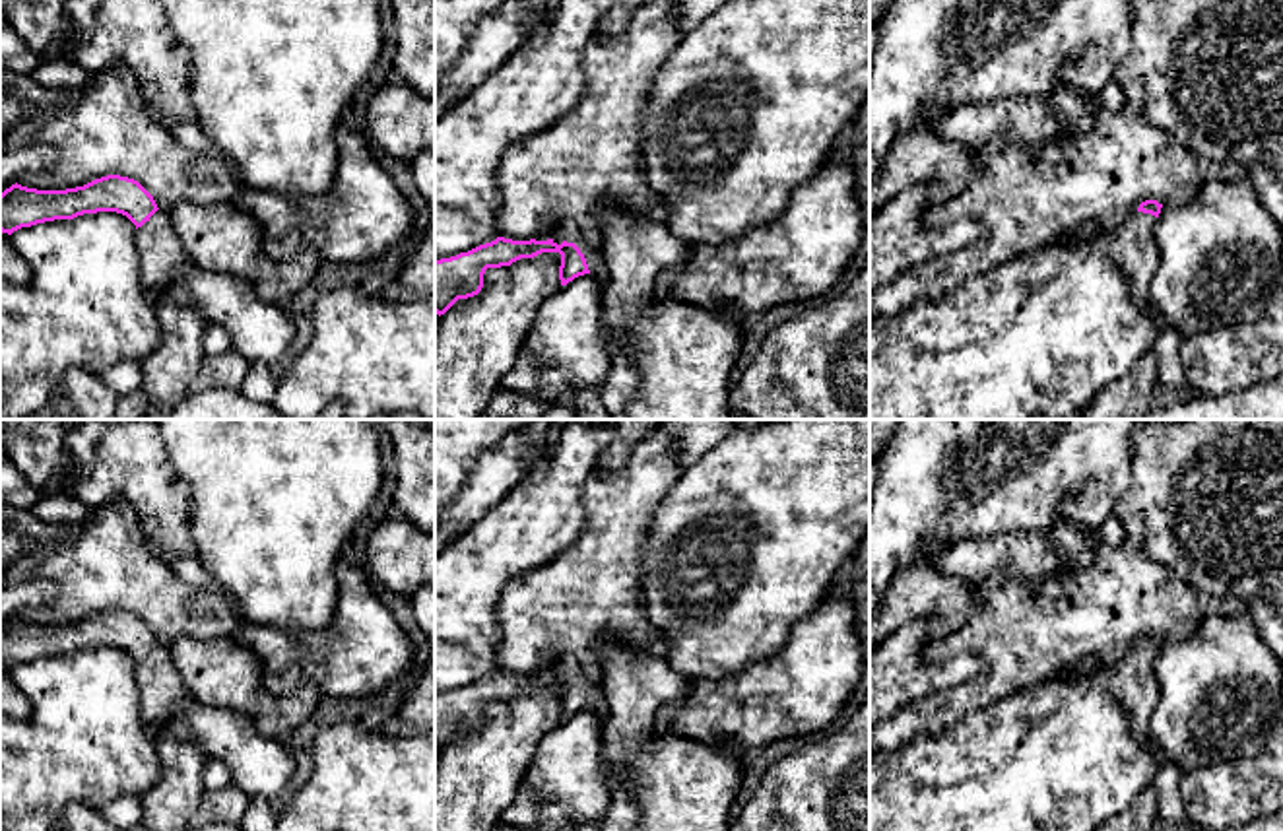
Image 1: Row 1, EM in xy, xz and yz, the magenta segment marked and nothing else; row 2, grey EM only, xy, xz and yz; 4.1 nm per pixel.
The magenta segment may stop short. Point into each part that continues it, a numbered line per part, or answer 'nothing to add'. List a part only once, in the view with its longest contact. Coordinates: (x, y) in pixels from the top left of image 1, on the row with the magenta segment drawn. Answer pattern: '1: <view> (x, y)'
1: xz (594, 261)

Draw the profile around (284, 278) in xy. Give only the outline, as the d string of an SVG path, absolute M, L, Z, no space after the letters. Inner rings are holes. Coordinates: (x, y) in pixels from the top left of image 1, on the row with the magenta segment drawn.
M233 200L208 206L182 202L169 210L169 217L192 262L248 282L268 303L291 301L313 283L324 262L313 247L285 260L270 258L260 225Z

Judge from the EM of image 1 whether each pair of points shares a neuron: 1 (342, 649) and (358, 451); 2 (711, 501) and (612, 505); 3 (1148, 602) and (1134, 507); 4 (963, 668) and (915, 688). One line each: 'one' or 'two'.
1: two
2: two
3: two
4: one

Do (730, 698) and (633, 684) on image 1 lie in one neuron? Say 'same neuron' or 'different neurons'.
different neurons

